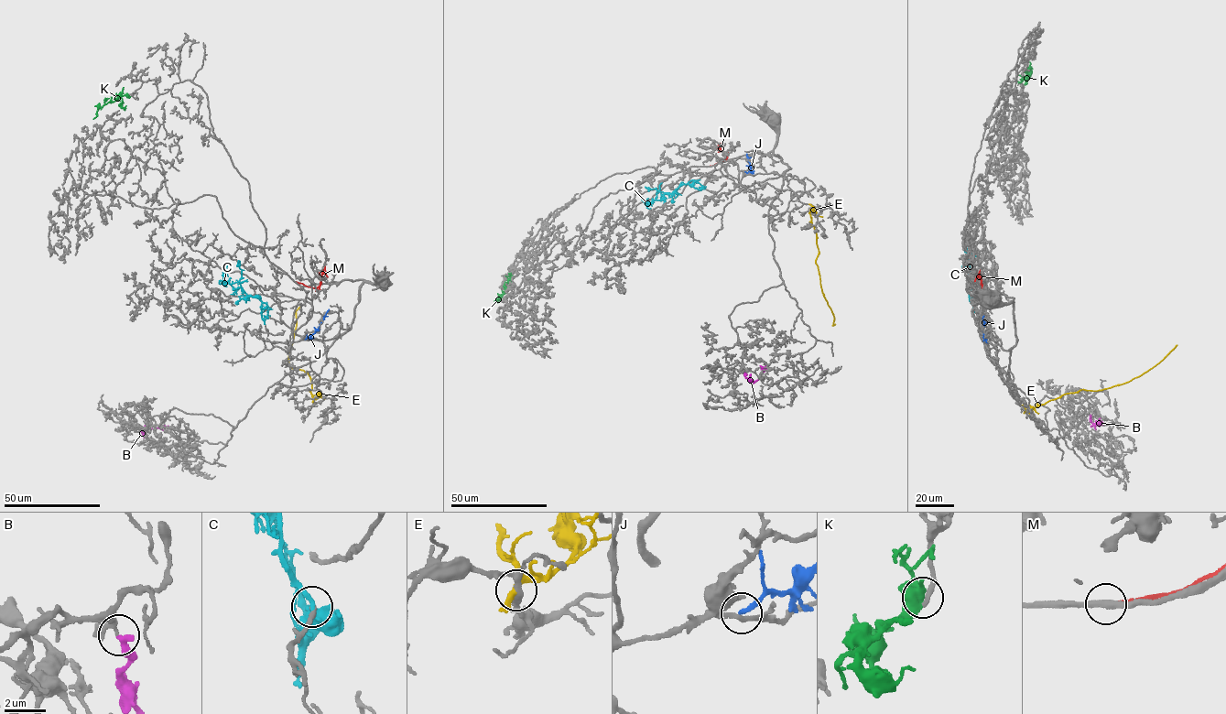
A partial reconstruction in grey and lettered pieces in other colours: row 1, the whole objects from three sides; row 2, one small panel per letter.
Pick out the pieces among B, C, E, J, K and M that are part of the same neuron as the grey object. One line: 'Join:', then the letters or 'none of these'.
Join: B, C, K

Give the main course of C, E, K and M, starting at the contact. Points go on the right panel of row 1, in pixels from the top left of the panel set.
C: (974, 308), (969, 296), (971, 272), (966, 248)
E: (1025, 412), (1068, 393), (1102, 389), (1125, 383), (1155, 365), (1177, 345)
K: (1028, 70), (1029, 76), (1022, 86)
M: (980, 280), (984, 292), (979, 273), (974, 281)

